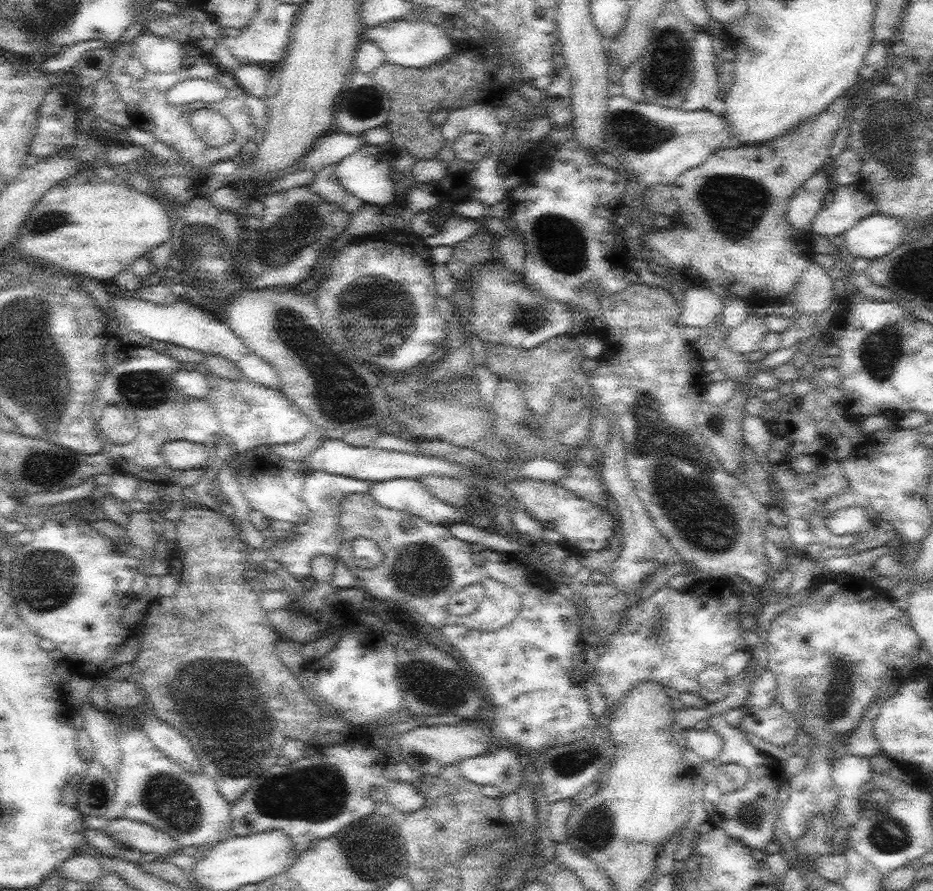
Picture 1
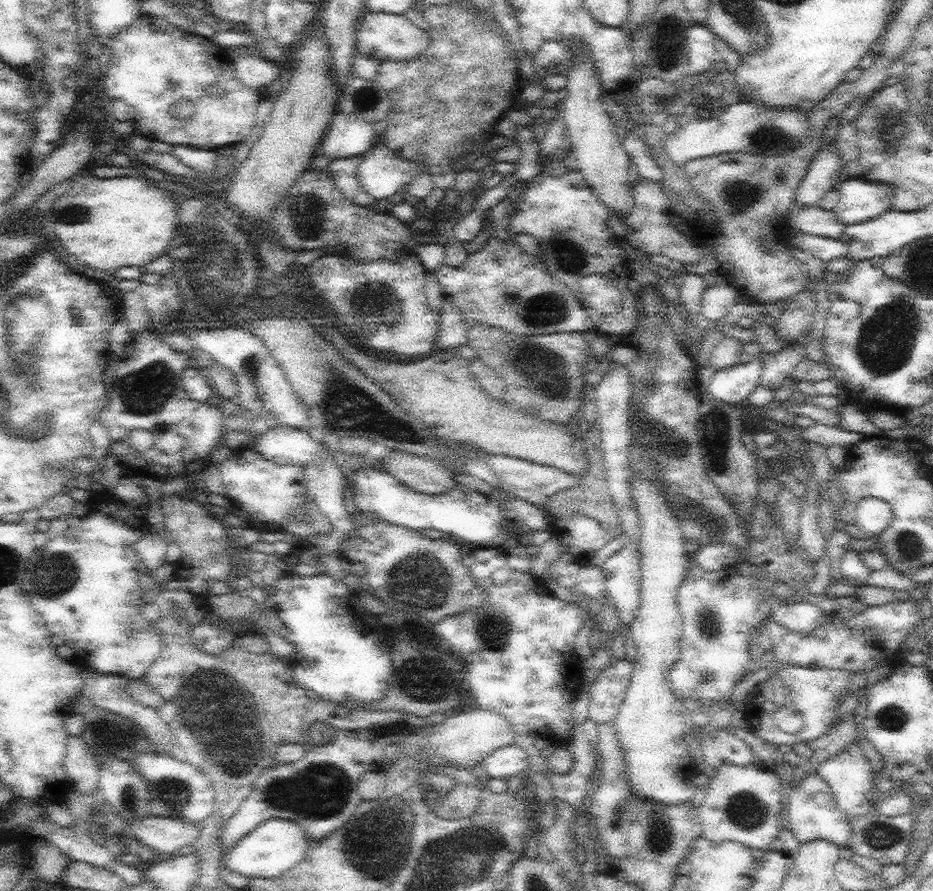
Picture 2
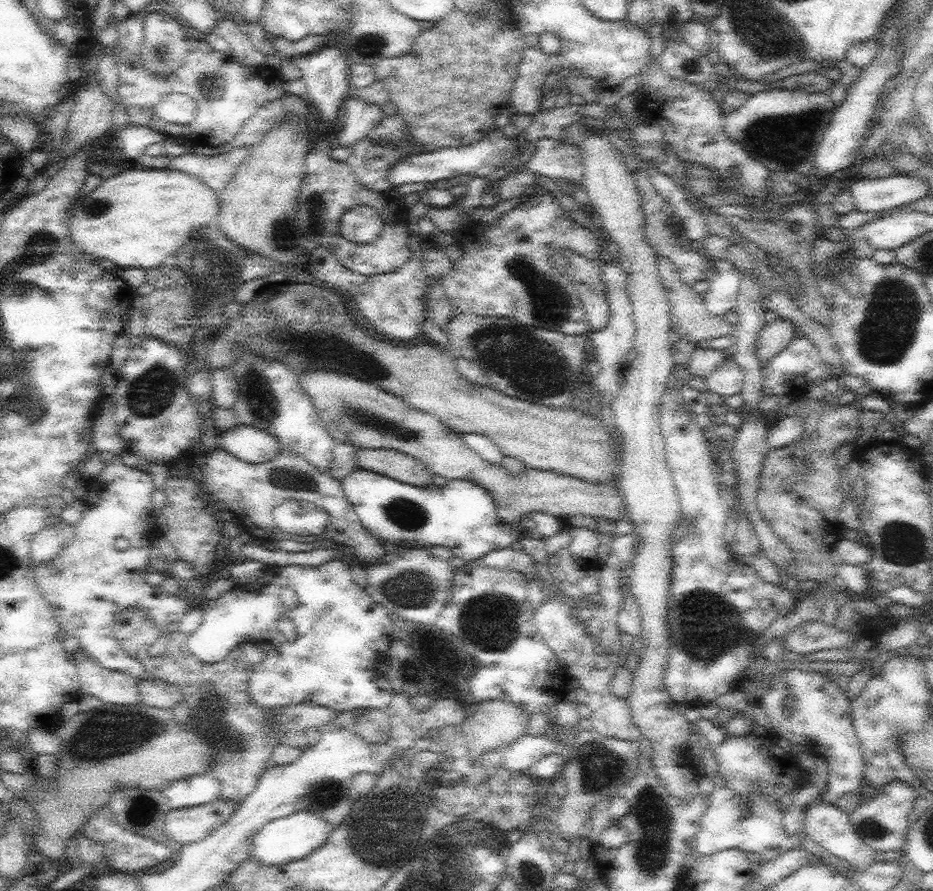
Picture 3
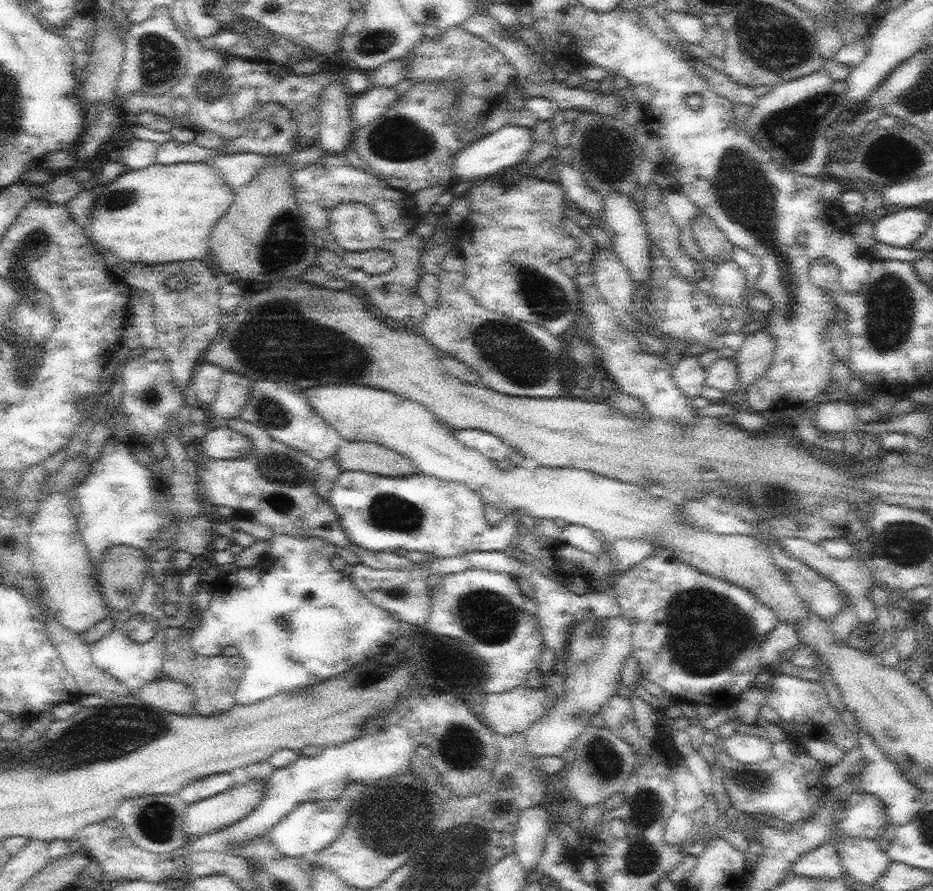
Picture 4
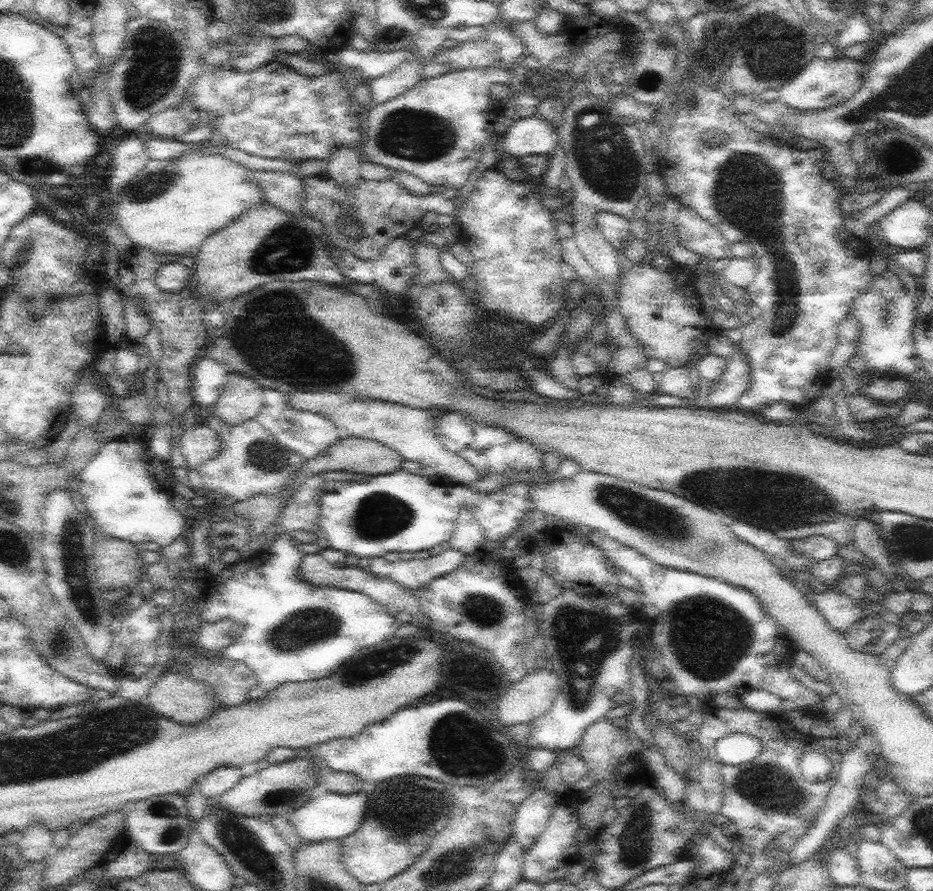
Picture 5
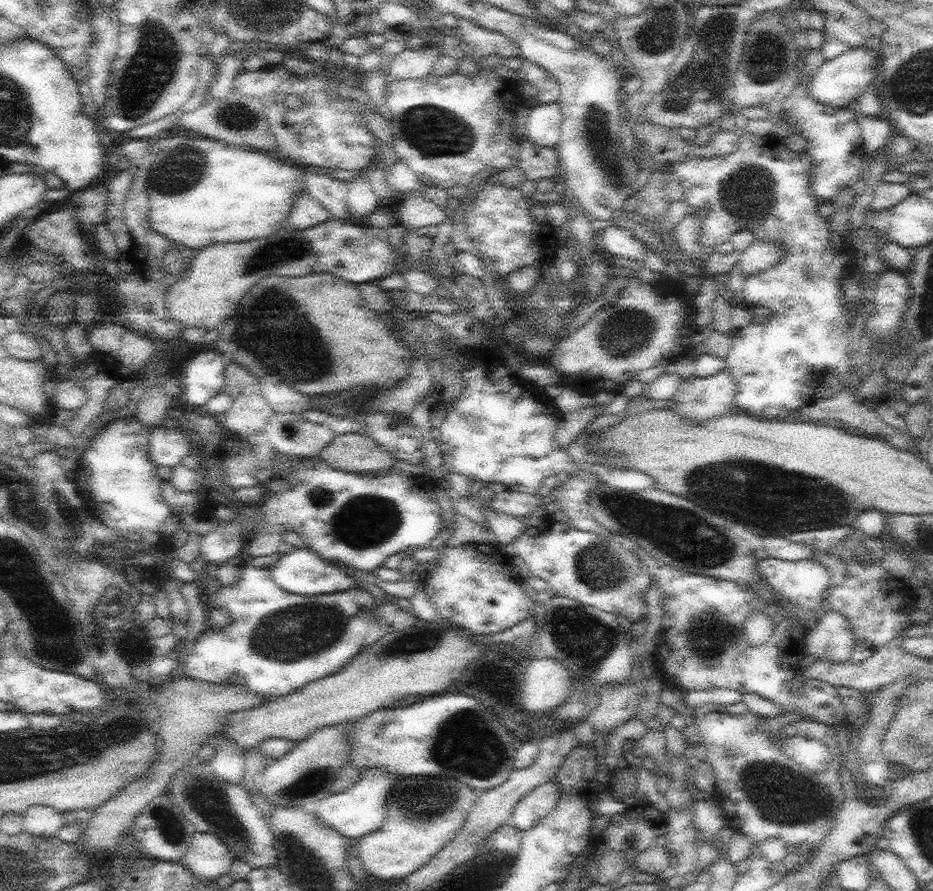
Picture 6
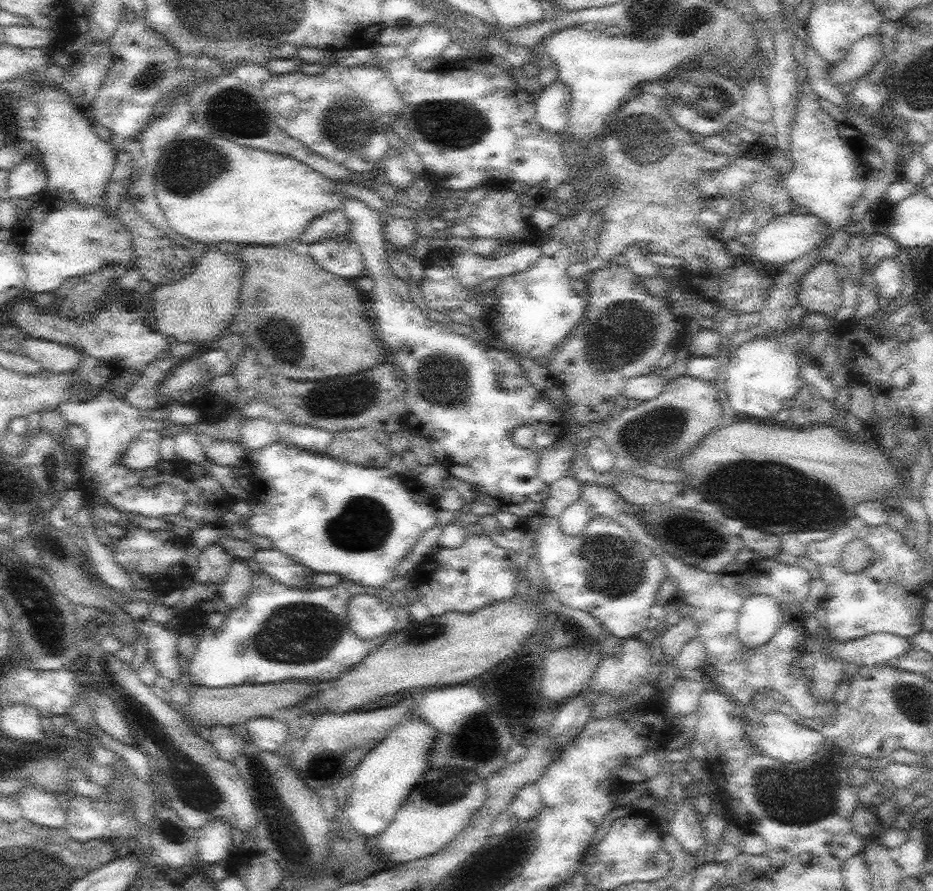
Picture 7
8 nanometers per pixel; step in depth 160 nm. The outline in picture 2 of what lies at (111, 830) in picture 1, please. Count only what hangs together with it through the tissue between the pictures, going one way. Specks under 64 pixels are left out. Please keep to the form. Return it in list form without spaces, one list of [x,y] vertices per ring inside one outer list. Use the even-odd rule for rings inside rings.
[[[152,815],[128,823],[126,829],[144,846],[150,846],[158,855],[164,854],[166,857],[173,857],[182,847],[193,845],[201,834],[198,824],[180,818]]]

